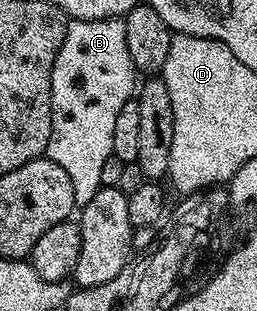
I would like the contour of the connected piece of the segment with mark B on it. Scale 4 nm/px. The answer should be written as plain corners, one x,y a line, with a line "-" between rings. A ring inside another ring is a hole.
104,18
103,20
83,20
82,22
73,20
66,25
63,44
59,48
59,52
55,56
55,64
51,68
51,140
49,141
47,157
55,164
59,164
59,168
63,168
63,172
67,172
68,178
71,179
71,188
75,192
75,200
78,207
85,206
87,200
91,200
91,196
95,196
95,192
102,187
99,176
107,156
113,154
111,140
113,139
115,120
119,117
123,104
127,104
134,97
138,86
139,75
135,64
131,64
131,52
127,52
127,32
125,31
125,23
122,19

